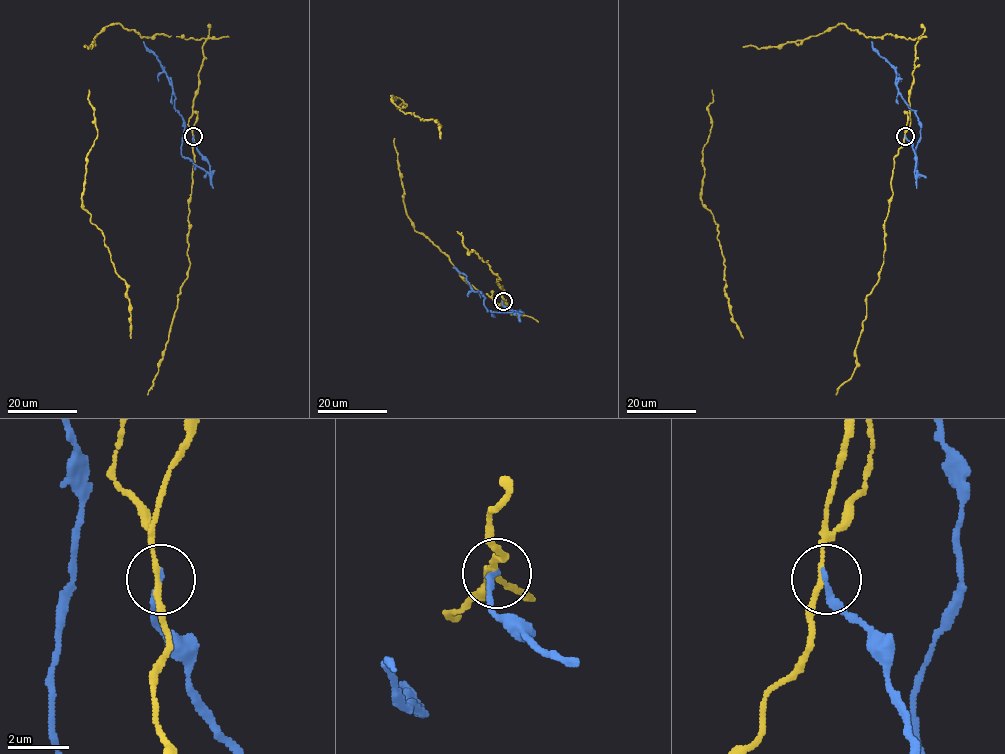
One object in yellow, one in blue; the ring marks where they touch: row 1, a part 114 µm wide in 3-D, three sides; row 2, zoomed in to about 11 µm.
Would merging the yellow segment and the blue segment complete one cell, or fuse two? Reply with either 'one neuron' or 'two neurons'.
two neurons

